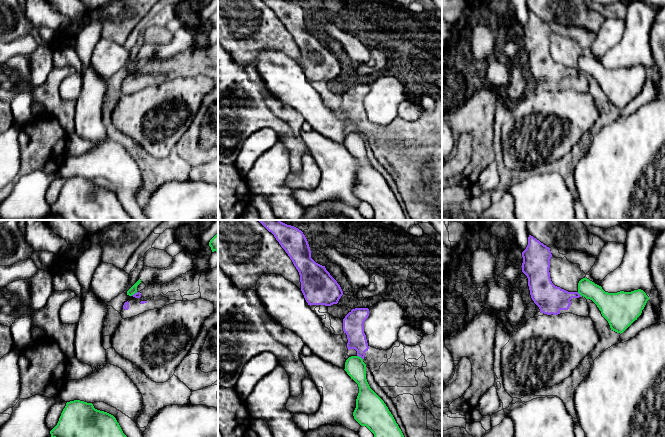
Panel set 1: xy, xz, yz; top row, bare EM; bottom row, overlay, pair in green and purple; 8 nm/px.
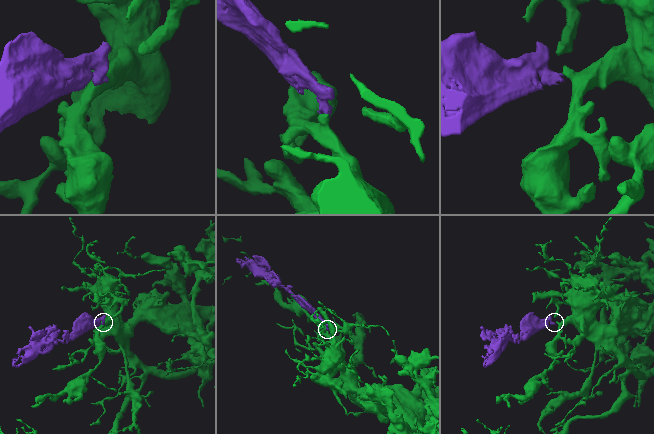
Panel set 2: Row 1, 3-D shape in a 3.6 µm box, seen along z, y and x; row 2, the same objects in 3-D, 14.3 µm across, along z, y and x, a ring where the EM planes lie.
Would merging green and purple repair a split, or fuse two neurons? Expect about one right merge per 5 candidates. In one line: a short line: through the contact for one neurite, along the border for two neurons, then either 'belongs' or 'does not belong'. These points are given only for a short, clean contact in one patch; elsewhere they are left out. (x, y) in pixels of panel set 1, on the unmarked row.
xz (357, 131), (362, 135) | does not belong

